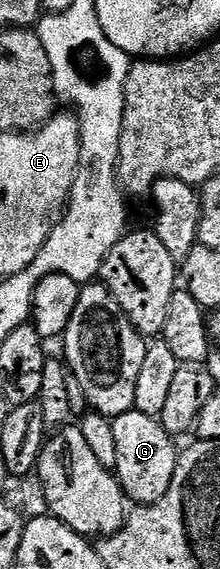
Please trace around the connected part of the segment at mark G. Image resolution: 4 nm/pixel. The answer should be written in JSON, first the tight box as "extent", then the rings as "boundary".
{"extent":[112,410,179,506],"boundary":[[[136,410],[112,417],[112,421],[115,430],[115,475],[126,497],[137,506],[159,502],[175,478],[179,448],[173,445],[176,444],[174,437],[161,425],[158,417]]]}

